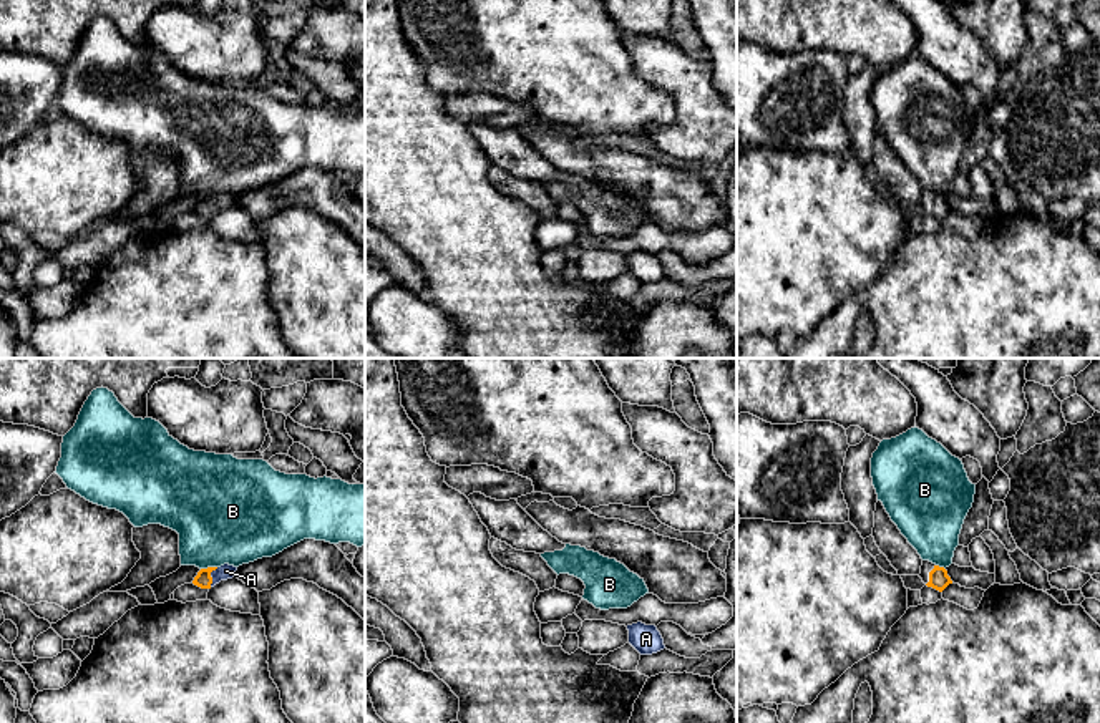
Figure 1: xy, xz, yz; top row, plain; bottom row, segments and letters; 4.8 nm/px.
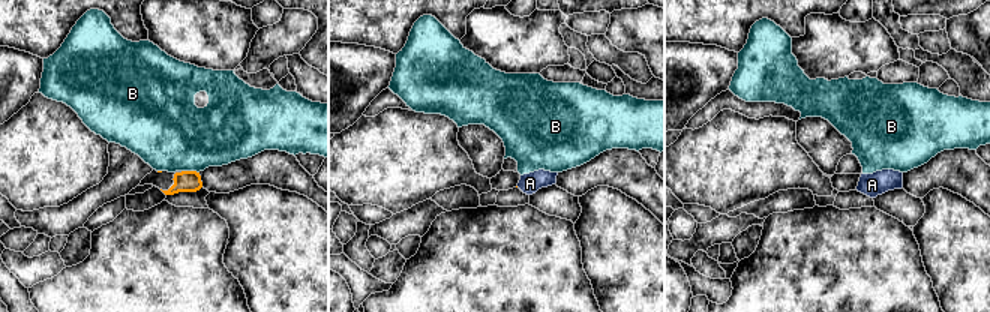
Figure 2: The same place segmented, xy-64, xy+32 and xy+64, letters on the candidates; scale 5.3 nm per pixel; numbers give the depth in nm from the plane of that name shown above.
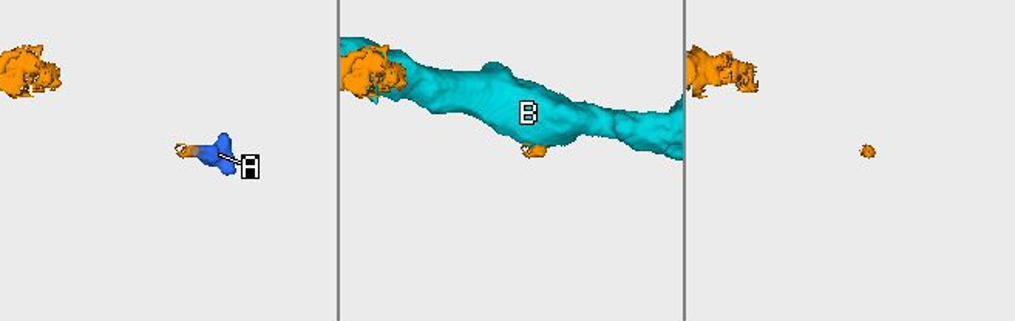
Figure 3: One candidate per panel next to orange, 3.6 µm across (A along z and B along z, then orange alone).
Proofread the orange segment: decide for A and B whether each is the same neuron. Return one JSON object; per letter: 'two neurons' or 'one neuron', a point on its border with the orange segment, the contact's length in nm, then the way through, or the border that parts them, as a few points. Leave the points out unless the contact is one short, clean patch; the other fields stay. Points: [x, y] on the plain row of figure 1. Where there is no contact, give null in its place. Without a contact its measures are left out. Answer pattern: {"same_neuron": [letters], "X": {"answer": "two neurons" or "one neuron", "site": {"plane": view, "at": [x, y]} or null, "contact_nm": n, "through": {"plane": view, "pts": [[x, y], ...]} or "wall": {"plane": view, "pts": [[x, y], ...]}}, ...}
{"same_neuron": ["A"], "A": {"answer": "one neuron", "site": {"plane": "xy", "at": [209, 204]}, "contact_nm": 100, "through": {"plane": "xy", "pts": [[203, 208], [209, 204], [226, 199]]}}, "B": {"answer": "two neurons", "site": {"plane": "xy", "at": [208, 196]}, "contact_nm": 80}}

